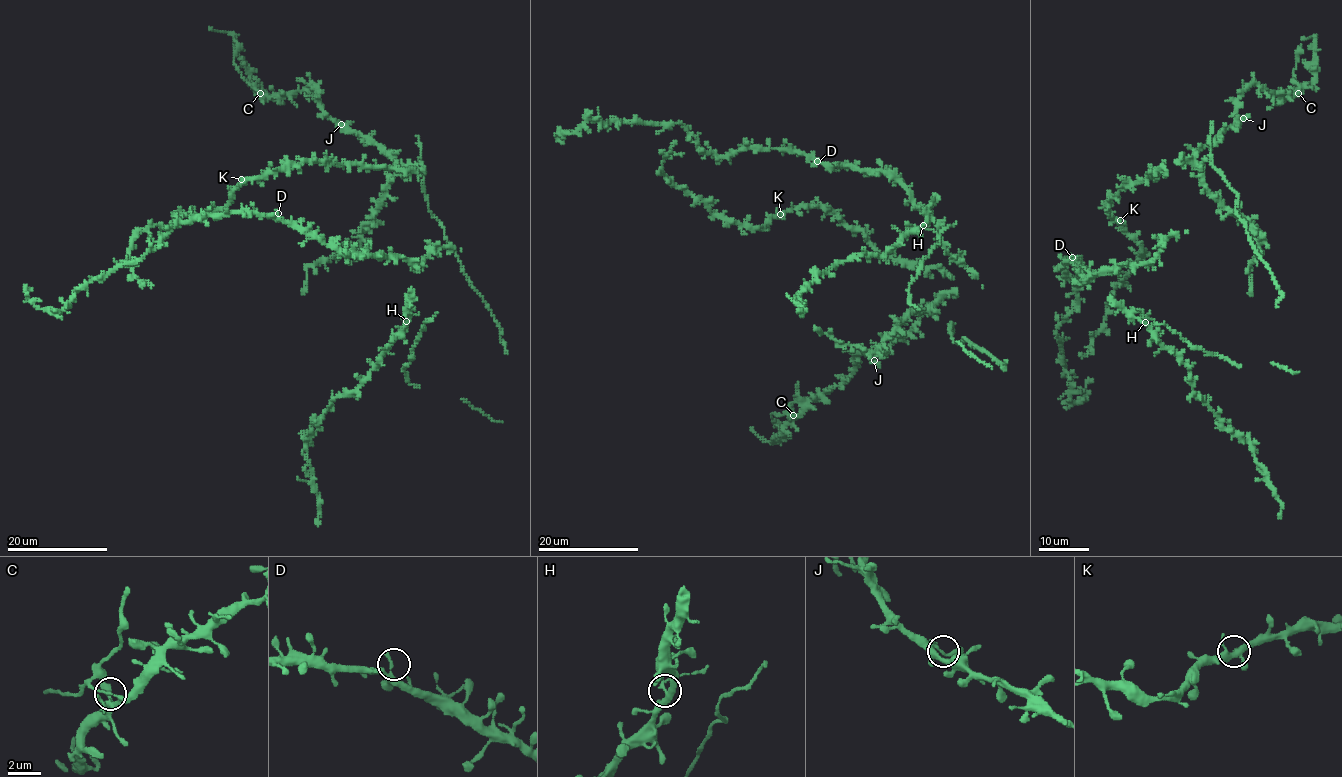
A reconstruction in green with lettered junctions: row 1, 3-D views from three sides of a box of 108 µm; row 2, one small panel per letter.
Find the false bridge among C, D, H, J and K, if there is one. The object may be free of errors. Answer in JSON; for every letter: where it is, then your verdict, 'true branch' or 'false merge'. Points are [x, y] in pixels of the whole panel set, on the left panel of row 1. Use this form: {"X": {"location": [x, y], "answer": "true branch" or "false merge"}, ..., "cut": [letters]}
{"C": {"location": [260, 93], "answer": "false merge"}, "D": {"location": [278, 213], "answer": "true branch"}, "H": {"location": [406, 321], "answer": "true branch"}, "J": {"location": [341, 124], "answer": "true branch"}, "K": {"location": [241, 179], "answer": "true branch"}, "cut": ["C"]}

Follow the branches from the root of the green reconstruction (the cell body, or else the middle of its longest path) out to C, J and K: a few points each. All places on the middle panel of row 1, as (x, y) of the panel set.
C: (662, 168), (725, 218), (760, 228), (828, 207), (883, 254), (953, 277), (909, 331), (793, 414)
J: (662, 168), (725, 218), (760, 228), (793, 209), (828, 207), (883, 254), (953, 277), (955, 287), (874, 360)
K: (662, 168), (674, 185), (701, 198), (714, 213), (725, 218), (760, 228), (780, 214)

